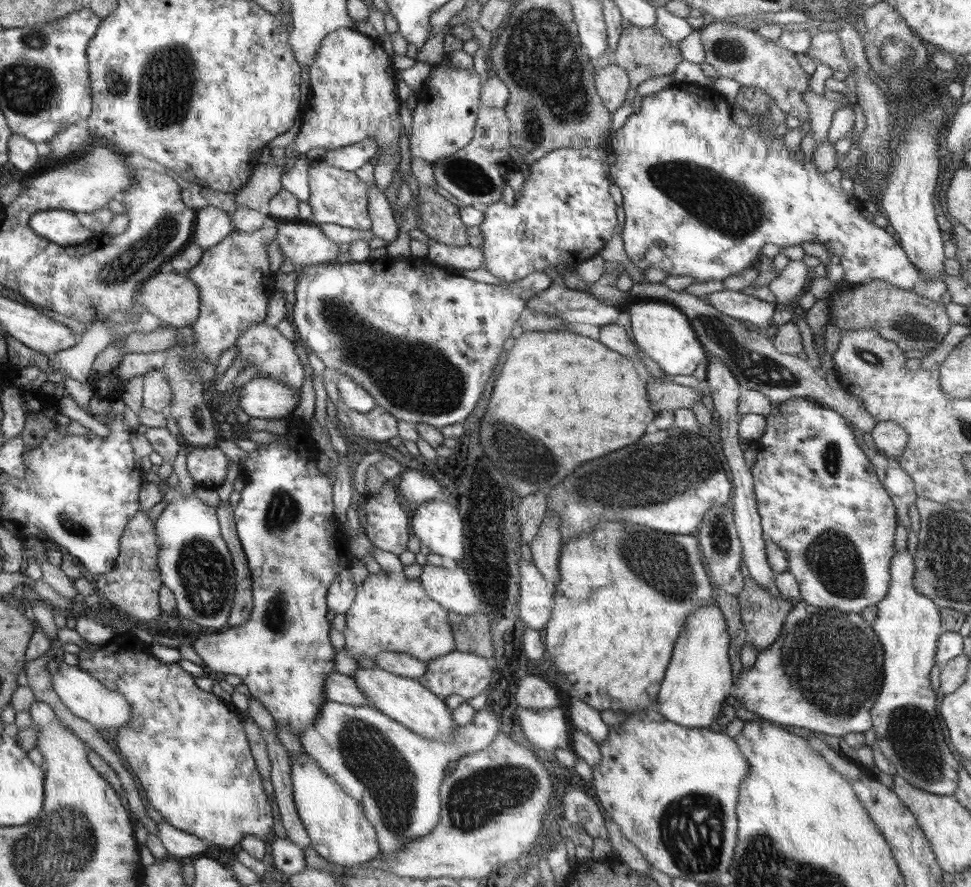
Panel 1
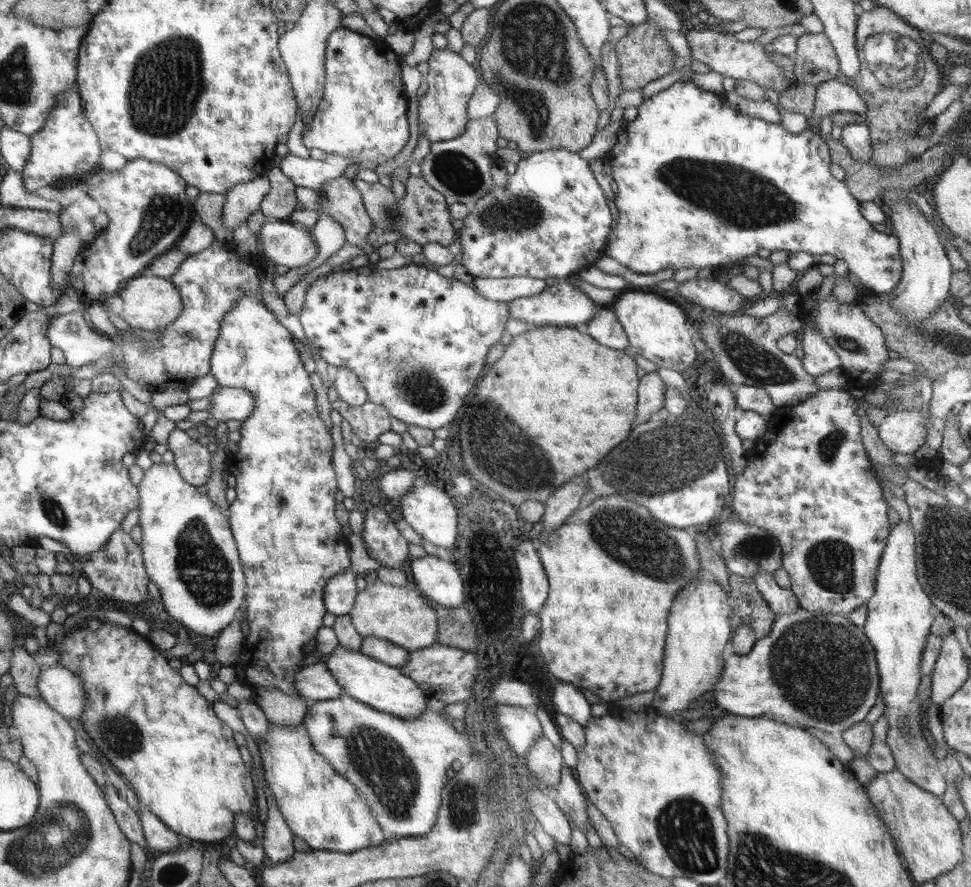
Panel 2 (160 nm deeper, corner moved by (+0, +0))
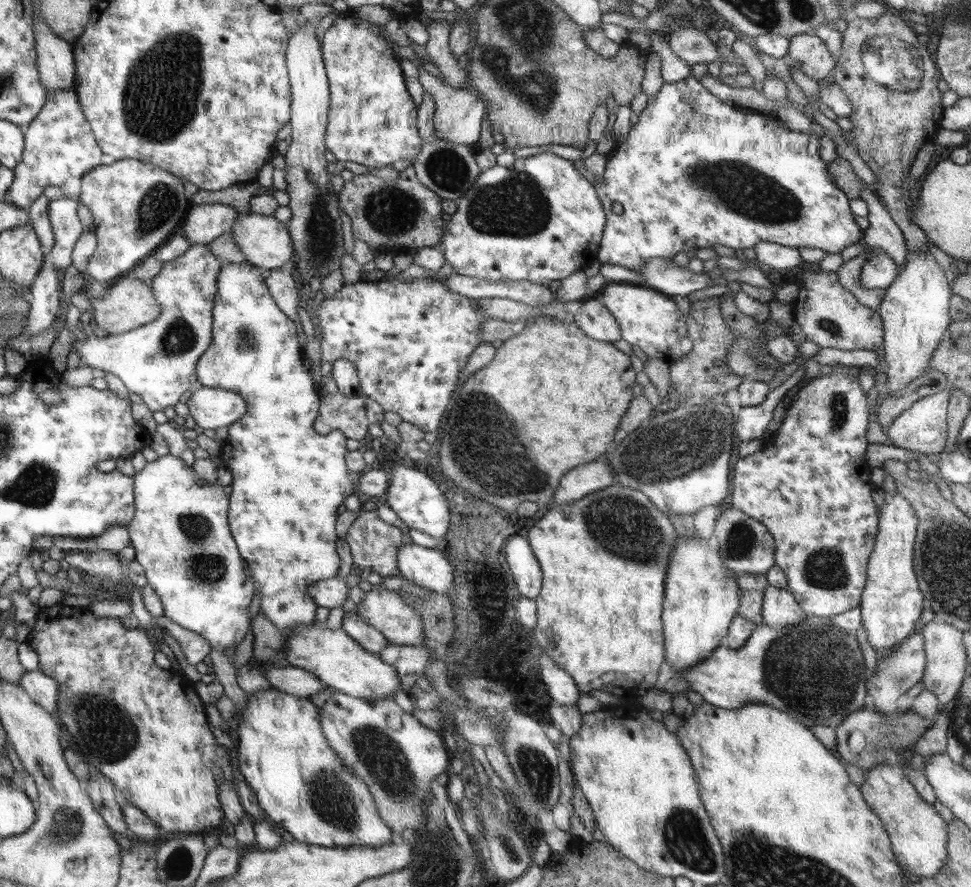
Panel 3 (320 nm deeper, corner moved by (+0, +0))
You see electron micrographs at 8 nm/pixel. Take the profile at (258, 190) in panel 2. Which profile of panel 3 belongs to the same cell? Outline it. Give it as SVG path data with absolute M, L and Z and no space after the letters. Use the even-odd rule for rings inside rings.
M227 204L194 205L188 217L185 218L185 225L182 225L183 235L190 245L208 245L224 232L229 232L239 216L240 212Z

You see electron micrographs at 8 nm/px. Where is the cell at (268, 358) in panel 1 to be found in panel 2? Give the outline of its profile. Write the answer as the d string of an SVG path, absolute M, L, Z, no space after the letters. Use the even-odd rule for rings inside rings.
M242 295L241 300L238 300L237 305L230 309L222 326L220 328L220 334L217 338L216 346L213 350L212 356L212 376L216 378L218 386L229 388L240 388L248 392L253 392L253 396L256 399L256 410L254 410L252 416L242 421L240 426L240 440L238 440L238 452L230 453L226 455L225 470L230 474L233 474L236 479L235 490L236 499L231 503L228 509L229 525L234 526L233 537L237 541L237 549L239 550L239 557L244 564L245 573L245 608L247 609L247 620L250 625L250 633L245 637L245 644L242 648L242 653L238 655L238 659L232 663L232 667L238 672L239 679L245 680L248 685L254 687L272 687L289 695L297 697L303 697L297 691L296 687L296 674L298 674L298 668L300 668L300 660L304 656L302 646L306 642L310 642L316 634L316 630L322 626L322 618L326 614L324 610L325 590L324 586L328 585L328 582L332 580L337 574L344 573L346 566L350 564L348 562L348 556L346 554L334 554L336 546L338 544L344 544L346 538L340 530L340 523L336 520L335 508L336 500L334 500L334 494L339 492L336 488L336 471L335 466L332 464L332 452L334 452L334 442L332 442L331 432L328 432L326 424L322 422L320 413L316 410L316 402L314 402L314 392L312 392L312 384L310 384L310 374L304 370L302 366L302 360L298 356L298 348L290 336L290 332L282 326L278 318L272 311L270 311L264 301L256 298L254 295Z

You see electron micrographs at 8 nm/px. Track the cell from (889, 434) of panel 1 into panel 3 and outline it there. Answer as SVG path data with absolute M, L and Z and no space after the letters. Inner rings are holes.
M952 386L944 391L921 398L896 417L888 428L888 438L896 447L906 448L926 455L943 453L947 441L947 406L952 396Z

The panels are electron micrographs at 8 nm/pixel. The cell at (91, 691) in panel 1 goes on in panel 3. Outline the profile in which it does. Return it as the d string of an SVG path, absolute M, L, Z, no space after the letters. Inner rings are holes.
M26 671L20 680L23 687L31 698L37 701L38 706L47 711L57 710L58 683L57 680L46 676L42 671Z

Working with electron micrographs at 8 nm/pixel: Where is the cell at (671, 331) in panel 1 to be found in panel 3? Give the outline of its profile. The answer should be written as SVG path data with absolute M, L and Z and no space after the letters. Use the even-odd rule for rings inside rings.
M608 282L595 298L614 315L621 330L622 340L641 348L648 357L672 364L684 358L693 347L684 315L674 299L643 285Z

